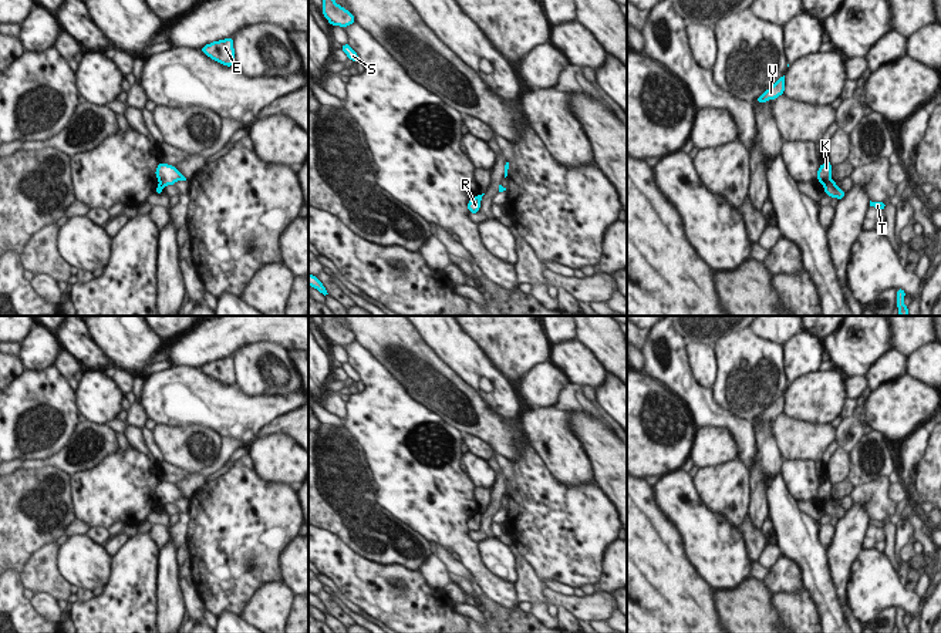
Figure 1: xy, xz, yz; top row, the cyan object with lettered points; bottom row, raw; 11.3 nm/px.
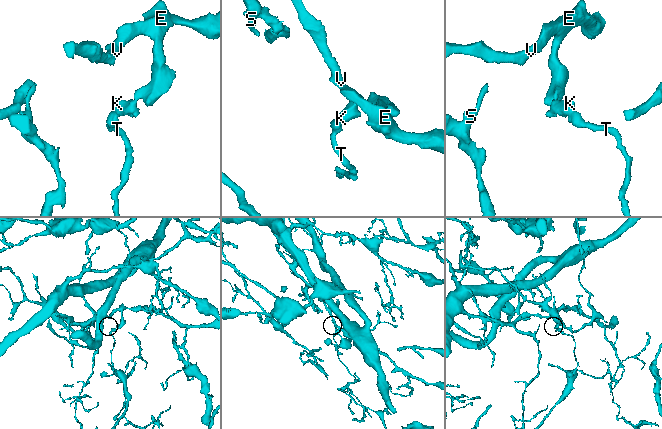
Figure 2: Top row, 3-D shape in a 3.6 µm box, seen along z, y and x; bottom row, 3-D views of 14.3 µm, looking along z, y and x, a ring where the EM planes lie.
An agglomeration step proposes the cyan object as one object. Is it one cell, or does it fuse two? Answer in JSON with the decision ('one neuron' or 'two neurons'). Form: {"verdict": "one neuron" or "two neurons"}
{"verdict": "two neurons"}

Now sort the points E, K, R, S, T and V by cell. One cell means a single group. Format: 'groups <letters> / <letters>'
groups E K S V / R T

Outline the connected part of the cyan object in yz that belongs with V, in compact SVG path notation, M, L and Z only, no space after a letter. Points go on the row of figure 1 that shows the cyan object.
M785 75L780 77L769 90L766 90L762 95L756 98L758 102L765 104L769 100L776 100L779 95L783 95L785 92Z

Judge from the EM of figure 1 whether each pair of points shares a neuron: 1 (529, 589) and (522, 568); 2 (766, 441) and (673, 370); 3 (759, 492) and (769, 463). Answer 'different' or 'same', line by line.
1: same
2: different
3: same

